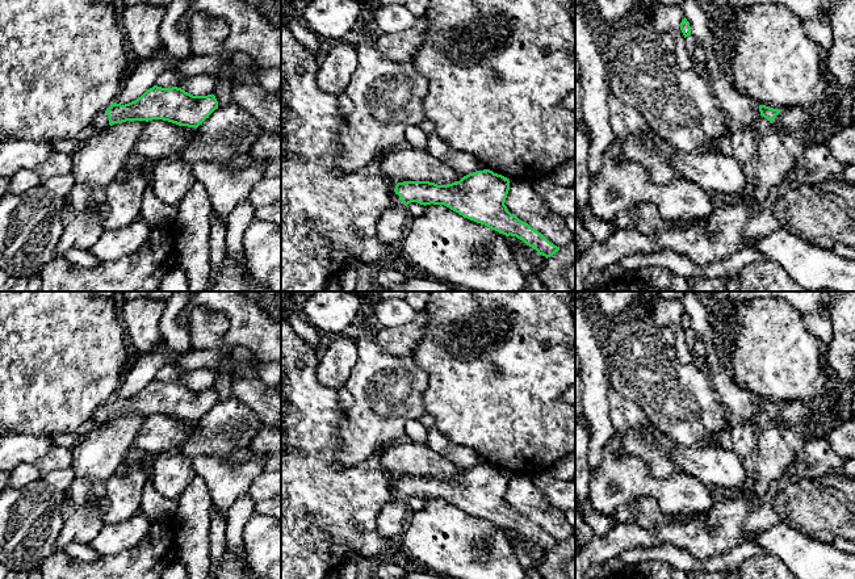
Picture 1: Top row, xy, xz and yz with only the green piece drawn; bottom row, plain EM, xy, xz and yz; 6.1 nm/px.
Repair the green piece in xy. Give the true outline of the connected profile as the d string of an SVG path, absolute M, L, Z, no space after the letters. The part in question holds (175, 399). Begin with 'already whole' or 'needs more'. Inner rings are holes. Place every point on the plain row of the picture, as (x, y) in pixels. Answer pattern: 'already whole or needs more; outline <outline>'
needs more; outline M154 379L129 398L112 398L92 415L96 425L126 415L163 414L179 420L198 421L218 402L214 389L193 390L181 382Z

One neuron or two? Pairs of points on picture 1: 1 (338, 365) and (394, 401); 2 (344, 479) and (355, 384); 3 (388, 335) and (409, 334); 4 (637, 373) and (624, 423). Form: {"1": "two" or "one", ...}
{"1": "two", "2": "two", "3": "one", "4": "two"}

